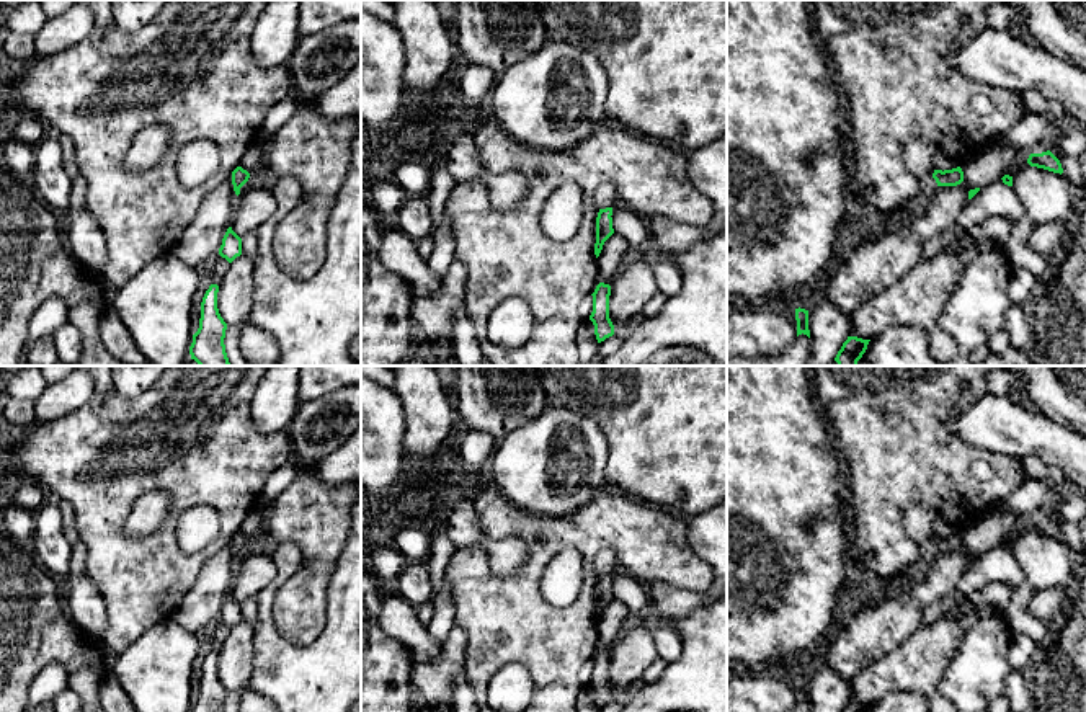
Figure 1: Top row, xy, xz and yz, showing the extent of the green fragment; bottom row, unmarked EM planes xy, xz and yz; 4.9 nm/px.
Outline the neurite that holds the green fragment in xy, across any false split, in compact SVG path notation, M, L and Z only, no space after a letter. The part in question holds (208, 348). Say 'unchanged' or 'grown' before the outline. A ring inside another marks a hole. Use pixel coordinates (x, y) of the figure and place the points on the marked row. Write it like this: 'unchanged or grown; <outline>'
unchanged; M211 284L206 291L201 302L199 328L189 346L191 359L199 366L230 366L224 345L227 323L217 309L217 292L217 284Z

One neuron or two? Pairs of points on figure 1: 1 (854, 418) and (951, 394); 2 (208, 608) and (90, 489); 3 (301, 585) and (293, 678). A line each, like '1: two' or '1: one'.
1: one
2: two
3: two

